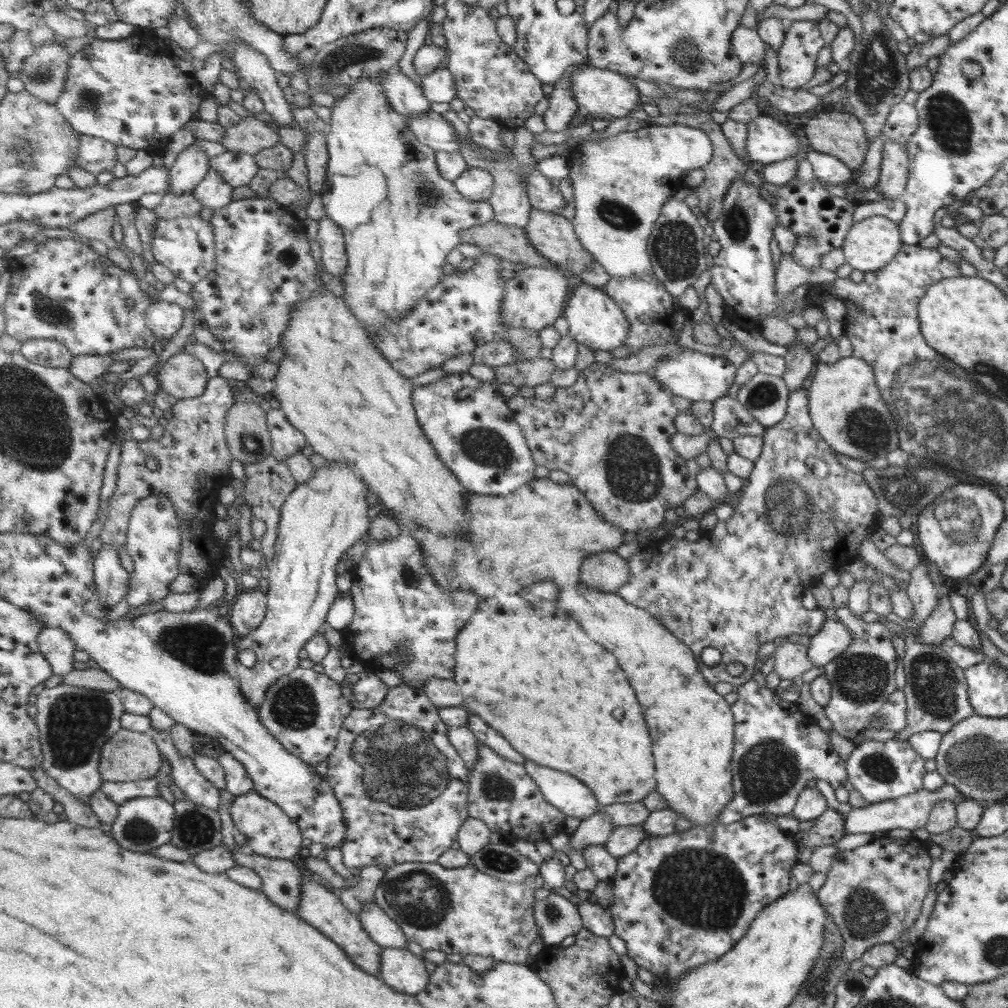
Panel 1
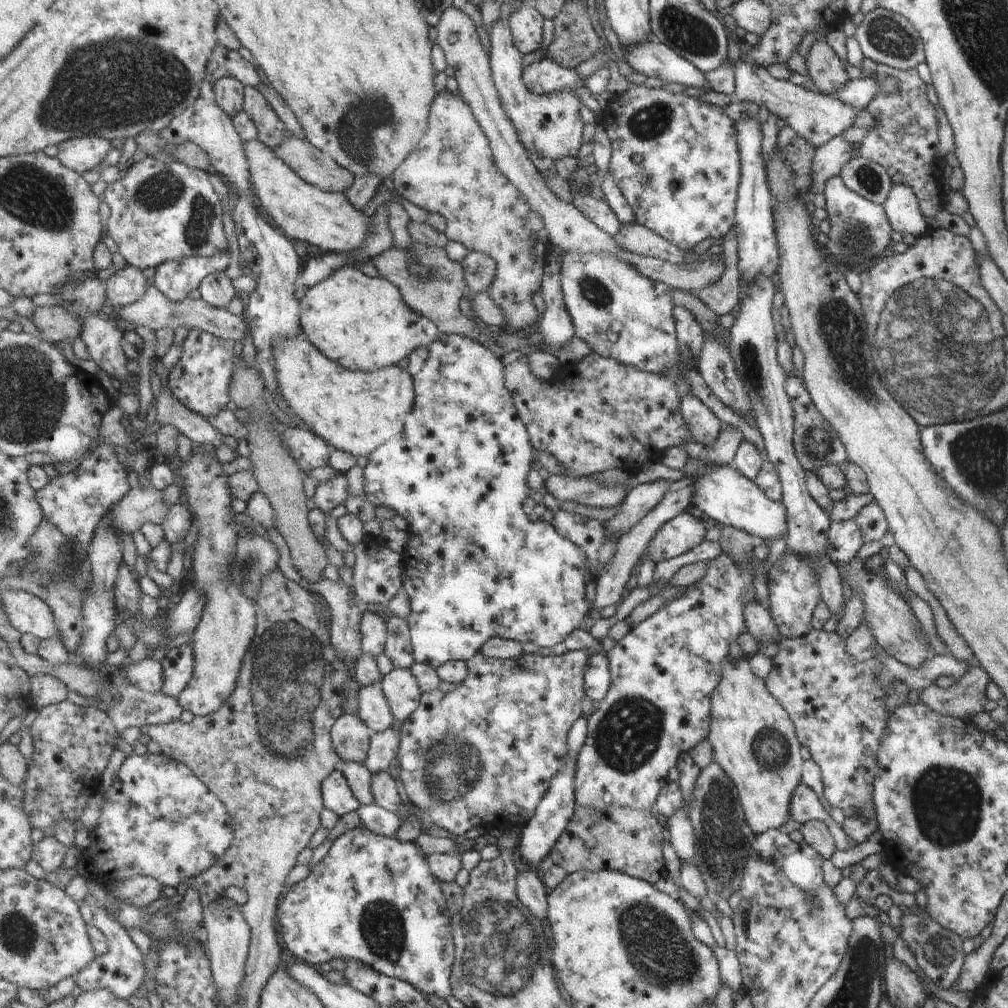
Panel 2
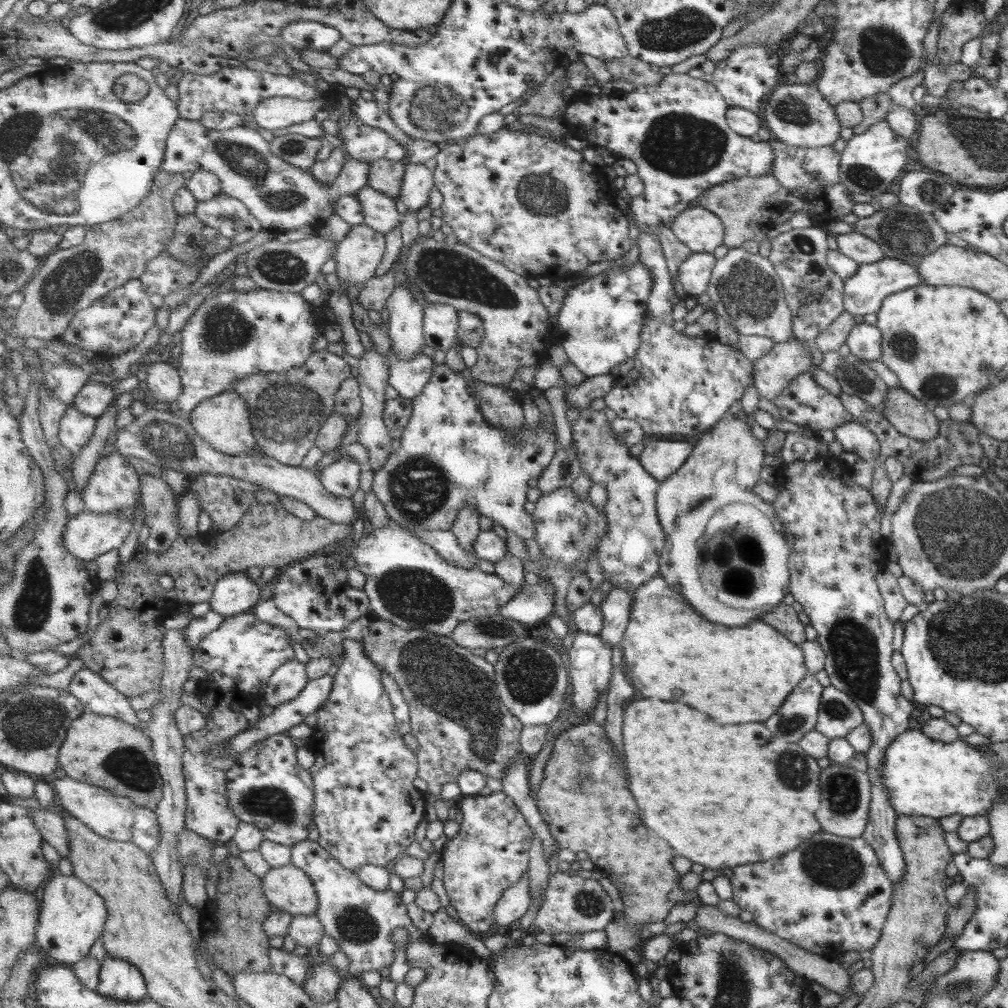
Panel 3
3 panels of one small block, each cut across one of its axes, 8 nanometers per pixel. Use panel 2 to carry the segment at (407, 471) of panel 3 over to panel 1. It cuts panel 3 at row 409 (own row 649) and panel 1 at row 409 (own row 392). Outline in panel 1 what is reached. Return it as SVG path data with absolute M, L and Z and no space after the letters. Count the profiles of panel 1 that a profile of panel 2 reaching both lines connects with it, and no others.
M452 373L438 381L414 386L414 407L427 438L430 438L439 458L455 473L455 478L472 494L507 497L536 480L535 468L538 464L500 385L497 380L482 382L469 373Z

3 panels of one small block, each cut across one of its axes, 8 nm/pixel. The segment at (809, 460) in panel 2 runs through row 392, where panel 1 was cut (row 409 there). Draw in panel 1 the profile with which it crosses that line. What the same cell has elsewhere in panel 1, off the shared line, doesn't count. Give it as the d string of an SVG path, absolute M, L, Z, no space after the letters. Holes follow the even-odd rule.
M801 387L794 388L788 393L786 402L786 411L783 418L766 427L762 436L762 448L758 458L754 461L754 467L750 473L750 477L746 479L745 486L742 488L743 495L737 504L732 508L733 514L728 520L717 520L714 528L711 531L699 530L699 539L697 542L685 540L685 538L672 537L671 534L666 538L658 540L649 540L641 549L637 550L633 555L627 558L630 566L630 581L619 590L617 594L630 604L635 604L639 608L643 608L654 615L659 622L663 623L674 635L678 636L687 646L691 647L695 658L698 659L699 652L705 646L711 646L715 650L719 650L720 660L713 666L700 665L703 678L708 683L714 685L716 682L728 682L733 688L742 685L743 682L749 680L749 677L754 673L753 664L757 658L757 649L765 642L772 642L778 638L796 639L801 635L813 636L821 625L824 623L825 615L820 609L807 610L801 605L801 598L806 590L810 590L814 584L818 583L820 576L829 570L829 567L839 568L844 563L855 558L861 558L859 552L859 544L870 537L875 529L875 521L877 521L877 504L875 496L867 487L864 478L861 478L859 473L851 472L837 462L835 453L827 446L819 433L812 425L808 410L807 410L807 395L805 389ZM731 661L740 662L743 664L743 674L739 674L739 678L731 678L725 672L725 666Z

